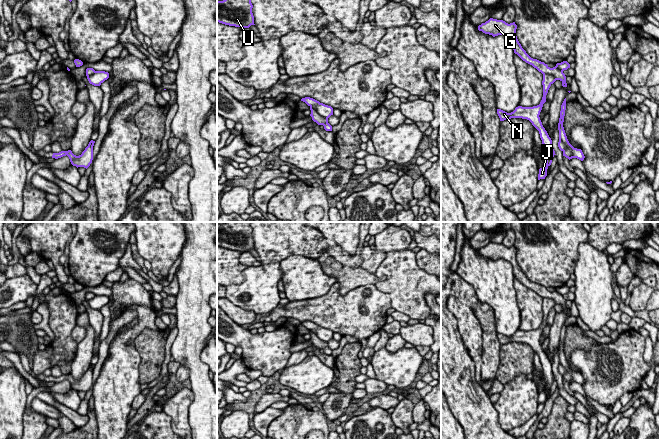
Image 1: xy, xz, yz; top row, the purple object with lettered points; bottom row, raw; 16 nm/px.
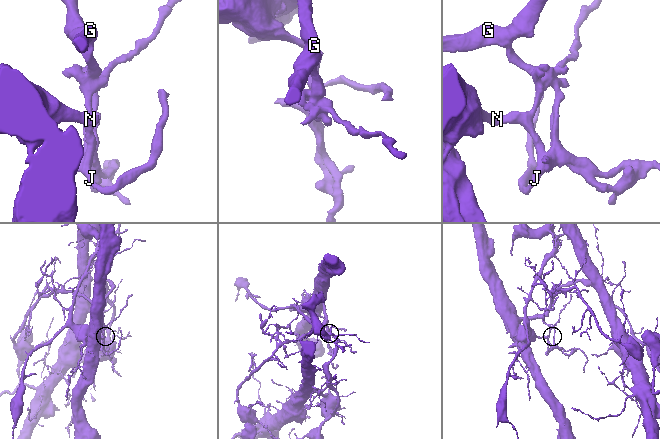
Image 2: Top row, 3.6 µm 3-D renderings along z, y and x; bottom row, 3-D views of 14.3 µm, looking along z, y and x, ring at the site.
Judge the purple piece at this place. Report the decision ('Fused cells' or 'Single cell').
Fused cells

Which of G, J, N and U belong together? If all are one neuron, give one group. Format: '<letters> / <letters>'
G / J N U

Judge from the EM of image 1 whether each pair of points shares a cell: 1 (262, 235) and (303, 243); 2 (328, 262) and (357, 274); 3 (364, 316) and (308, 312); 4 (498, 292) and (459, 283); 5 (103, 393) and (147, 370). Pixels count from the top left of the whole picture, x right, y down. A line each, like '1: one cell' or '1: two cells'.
1: one cell
2: one cell
3: one cell
4: two cells
5: two cells

